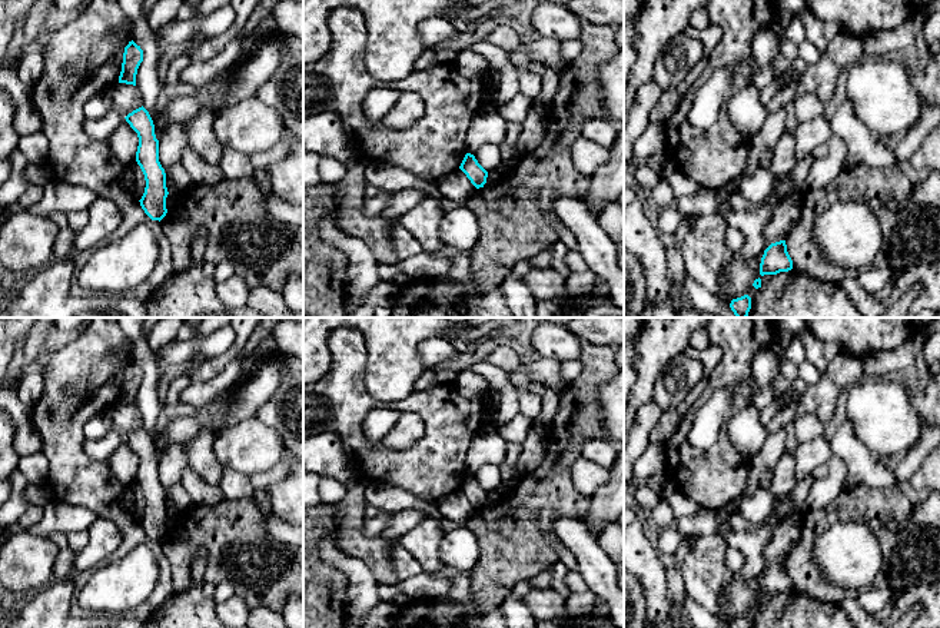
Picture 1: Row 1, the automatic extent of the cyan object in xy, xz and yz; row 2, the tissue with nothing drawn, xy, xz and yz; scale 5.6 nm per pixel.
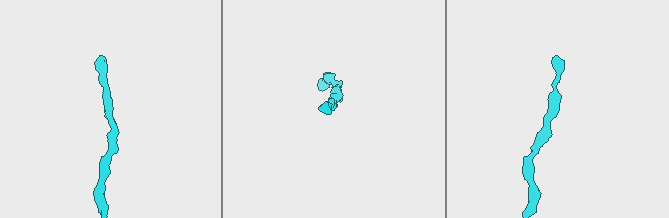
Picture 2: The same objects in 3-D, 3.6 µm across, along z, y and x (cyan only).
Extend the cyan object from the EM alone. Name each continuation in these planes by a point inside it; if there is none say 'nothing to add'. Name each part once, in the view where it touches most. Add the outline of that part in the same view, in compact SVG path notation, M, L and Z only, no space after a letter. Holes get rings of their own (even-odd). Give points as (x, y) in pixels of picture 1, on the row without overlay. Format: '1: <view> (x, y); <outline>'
nothing to add

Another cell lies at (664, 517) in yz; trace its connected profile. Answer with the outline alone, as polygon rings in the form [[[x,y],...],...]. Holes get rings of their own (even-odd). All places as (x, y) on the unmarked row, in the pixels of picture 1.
[[[661,504],[660,511],[655,515],[657,529],[664,529],[675,524],[675,515],[668,504]]]

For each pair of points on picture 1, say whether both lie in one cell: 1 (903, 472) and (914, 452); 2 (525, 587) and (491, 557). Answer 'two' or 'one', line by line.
1: one
2: two

